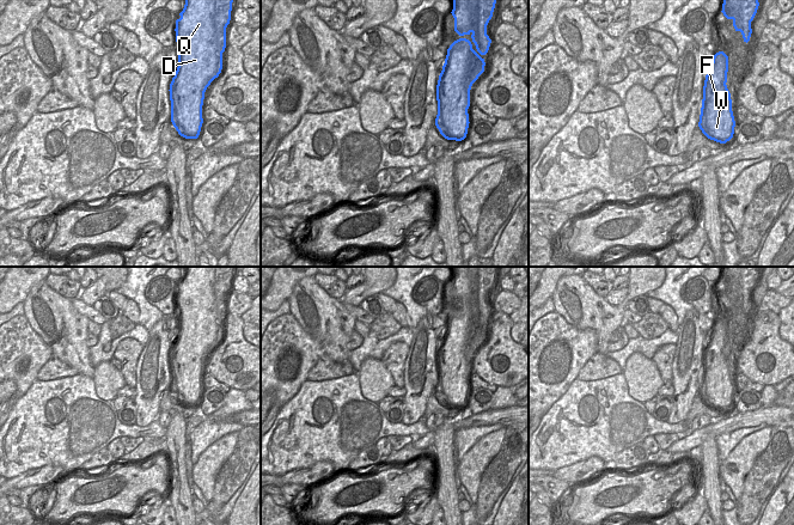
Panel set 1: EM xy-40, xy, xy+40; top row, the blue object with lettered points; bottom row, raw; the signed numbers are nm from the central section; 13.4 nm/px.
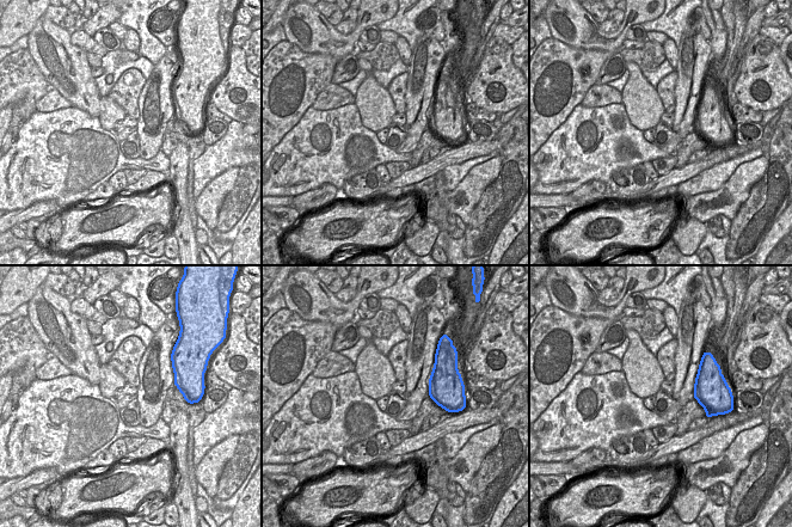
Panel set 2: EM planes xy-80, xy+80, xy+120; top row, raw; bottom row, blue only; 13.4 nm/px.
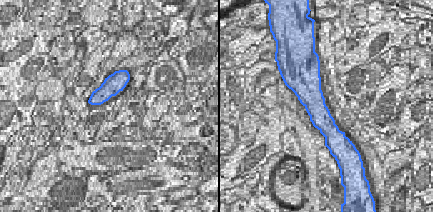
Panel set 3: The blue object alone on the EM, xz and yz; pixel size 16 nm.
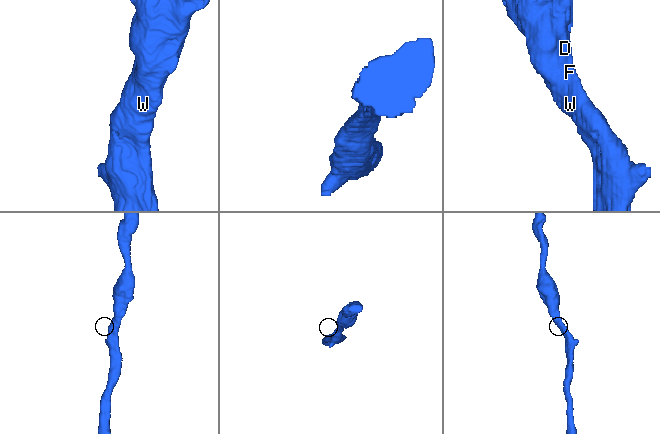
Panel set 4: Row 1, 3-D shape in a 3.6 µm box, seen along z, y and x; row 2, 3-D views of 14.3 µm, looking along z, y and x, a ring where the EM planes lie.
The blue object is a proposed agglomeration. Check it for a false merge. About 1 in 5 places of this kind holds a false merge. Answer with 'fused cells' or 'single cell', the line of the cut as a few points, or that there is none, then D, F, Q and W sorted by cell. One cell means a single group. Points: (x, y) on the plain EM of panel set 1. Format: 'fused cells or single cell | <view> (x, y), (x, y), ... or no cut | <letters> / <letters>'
single cell | no cut | D F Q W

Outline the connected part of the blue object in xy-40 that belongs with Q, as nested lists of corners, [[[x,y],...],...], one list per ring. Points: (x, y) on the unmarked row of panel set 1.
[[[185,267],[176,288],[178,335],[170,352],[171,390],[185,407],[197,407],[204,360],[222,337],[233,267]]]

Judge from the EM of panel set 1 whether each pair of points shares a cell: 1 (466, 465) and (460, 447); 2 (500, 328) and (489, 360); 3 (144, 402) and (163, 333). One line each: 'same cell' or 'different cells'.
1: different cells
2: same cell
3: same cell

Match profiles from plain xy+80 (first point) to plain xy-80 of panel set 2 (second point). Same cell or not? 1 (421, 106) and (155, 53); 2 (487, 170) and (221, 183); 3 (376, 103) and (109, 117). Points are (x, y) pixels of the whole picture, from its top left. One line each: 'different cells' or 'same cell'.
1: different cells
2: same cell
3: same cell

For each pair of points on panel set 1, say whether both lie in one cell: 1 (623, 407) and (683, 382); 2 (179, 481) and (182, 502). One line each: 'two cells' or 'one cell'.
1: two cells
2: one cell

